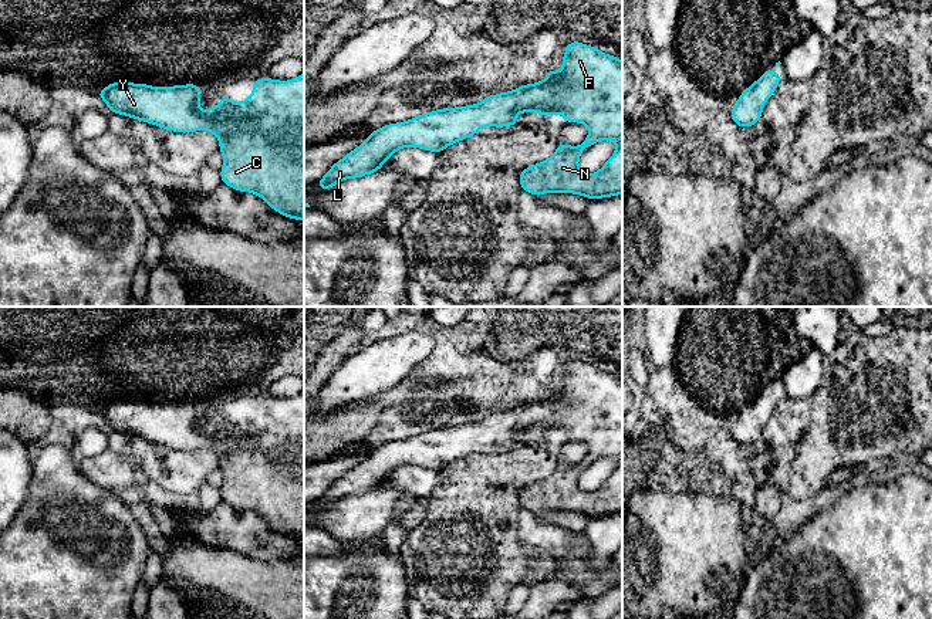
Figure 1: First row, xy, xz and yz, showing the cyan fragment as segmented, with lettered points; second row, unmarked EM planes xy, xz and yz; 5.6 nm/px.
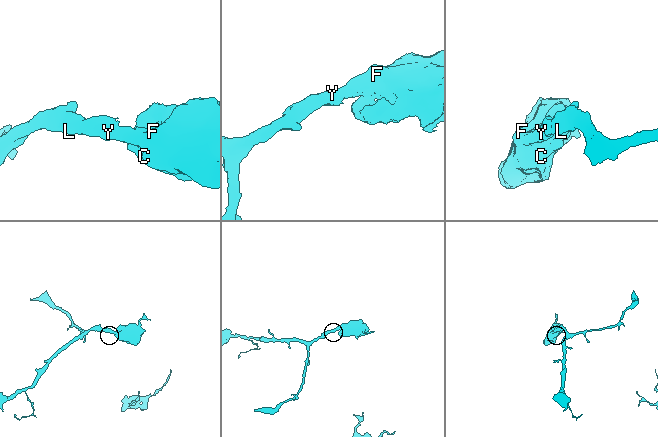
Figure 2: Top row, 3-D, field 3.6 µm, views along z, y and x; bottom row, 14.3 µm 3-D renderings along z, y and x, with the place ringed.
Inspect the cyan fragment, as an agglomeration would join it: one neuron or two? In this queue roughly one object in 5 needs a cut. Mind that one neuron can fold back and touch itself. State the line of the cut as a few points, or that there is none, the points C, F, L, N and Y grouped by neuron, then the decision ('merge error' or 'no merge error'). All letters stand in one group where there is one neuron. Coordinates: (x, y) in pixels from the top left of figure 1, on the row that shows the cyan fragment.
no cut; C F L N Y; no merge error

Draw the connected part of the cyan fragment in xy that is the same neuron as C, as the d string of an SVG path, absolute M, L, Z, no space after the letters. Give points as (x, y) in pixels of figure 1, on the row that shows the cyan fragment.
M304 72L294 80L278 81L259 78L254 91L242 104L220 95L220 104L209 111L199 108L199 98L205 92L196 84L175 87L151 87L146 84L111 82L97 92L108 105L108 111L126 115L173 132L209 131L219 138L224 163L220 169L222 183L239 192L260 196L273 210L294 220L304 220Z

